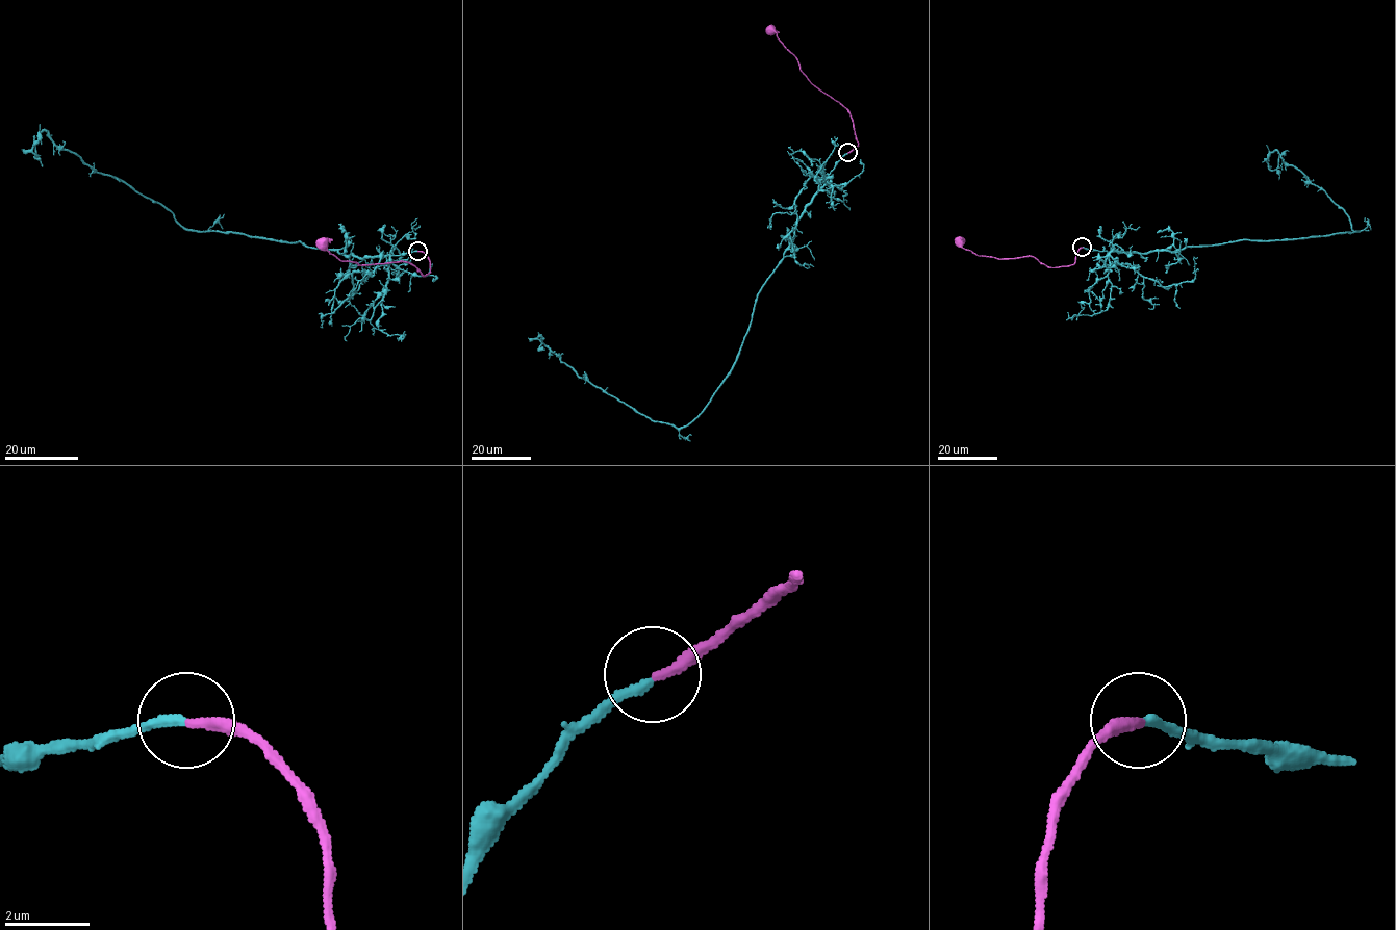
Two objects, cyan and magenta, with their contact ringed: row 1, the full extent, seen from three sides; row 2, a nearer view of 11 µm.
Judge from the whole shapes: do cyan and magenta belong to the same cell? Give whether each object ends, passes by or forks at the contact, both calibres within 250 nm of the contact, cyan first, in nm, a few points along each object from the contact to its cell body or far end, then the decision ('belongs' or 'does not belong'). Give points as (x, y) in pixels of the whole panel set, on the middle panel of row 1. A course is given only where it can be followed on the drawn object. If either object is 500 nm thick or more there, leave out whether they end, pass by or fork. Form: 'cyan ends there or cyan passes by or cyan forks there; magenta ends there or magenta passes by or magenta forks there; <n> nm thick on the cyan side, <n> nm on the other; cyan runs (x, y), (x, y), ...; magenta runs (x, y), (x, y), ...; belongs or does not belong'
cyan ends there; magenta ends there; 240 nm thick on the cyan side, 240 nm on the other; cyan runs (847, 153), (795, 223), (730, 373), (687, 424), (634, 411), (540, 336), (538, 350); magenta runs (847, 152), (858, 146), (848, 111), (810, 81), (797, 59), (768, 27); does not belong

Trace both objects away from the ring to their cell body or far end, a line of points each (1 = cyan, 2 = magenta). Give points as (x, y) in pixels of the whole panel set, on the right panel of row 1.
1: (1083, 247), (1171, 252), (1358, 231), (1343, 209), (1276, 150), (1266, 160), (1271, 170), (1277, 168), (1279, 154)
2: (1082, 247), (1073, 264), (1048, 267), (1032, 256), (999, 259), (979, 256), (963, 249), (957, 238)

